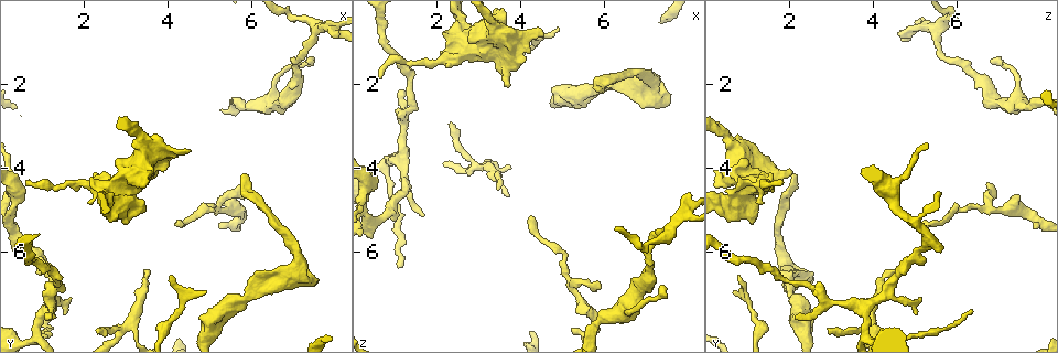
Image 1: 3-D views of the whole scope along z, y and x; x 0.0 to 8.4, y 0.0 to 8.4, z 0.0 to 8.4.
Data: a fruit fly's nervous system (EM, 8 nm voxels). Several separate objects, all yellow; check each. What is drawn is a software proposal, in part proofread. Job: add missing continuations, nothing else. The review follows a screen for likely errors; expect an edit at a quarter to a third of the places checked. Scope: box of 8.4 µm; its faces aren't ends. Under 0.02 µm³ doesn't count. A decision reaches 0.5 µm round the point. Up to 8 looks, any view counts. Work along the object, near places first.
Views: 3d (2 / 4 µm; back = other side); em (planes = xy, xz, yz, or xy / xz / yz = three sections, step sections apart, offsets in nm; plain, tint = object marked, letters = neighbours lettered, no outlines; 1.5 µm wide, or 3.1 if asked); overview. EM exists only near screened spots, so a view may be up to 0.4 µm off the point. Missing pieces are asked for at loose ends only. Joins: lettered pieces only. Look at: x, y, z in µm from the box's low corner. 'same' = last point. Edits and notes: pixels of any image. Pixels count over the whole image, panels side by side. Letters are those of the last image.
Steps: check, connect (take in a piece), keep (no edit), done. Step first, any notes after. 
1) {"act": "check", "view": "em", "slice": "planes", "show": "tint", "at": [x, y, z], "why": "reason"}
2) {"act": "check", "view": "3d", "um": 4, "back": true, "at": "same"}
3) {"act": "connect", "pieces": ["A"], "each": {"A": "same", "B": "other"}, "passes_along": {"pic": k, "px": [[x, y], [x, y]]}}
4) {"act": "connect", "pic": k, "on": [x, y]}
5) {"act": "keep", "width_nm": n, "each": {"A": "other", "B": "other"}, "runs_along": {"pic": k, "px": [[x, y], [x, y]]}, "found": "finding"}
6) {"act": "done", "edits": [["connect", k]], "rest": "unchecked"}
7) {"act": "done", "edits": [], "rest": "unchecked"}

{"act": "check", "view": "3d", "um": 2, "at": [5.95, 4.40, 6.90], "why": "thin end"}

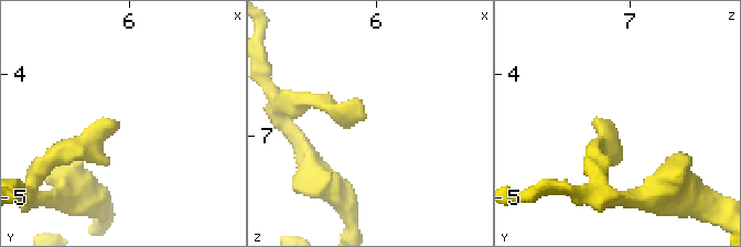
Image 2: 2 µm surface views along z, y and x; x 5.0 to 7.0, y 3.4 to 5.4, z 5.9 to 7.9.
{"act": "check", "view": "em", "slice": "planes", "show": "letters", "at": [5.86, 4.42, 6.88], "why": "shape alone is not enough"}

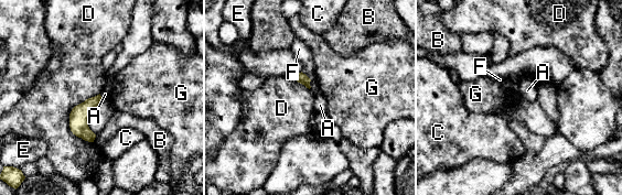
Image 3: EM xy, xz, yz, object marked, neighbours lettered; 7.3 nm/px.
{"act": "keep", "longest_contact_nm": ["D", 380], "each": {"A": "other", "B": "other", "C": "other", "D": "other", "E": "other", "F": "other", "G": "other"}, "border": {"pic": 3, "px": [[99, 94], [103, 99]]}, "found": "none of them fits"}

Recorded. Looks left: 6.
{"act": "check", "view": "em", "slice": "planes", "show": "letters", "at": [5.80, 4.15, 2.15], "why": "tapers out"}

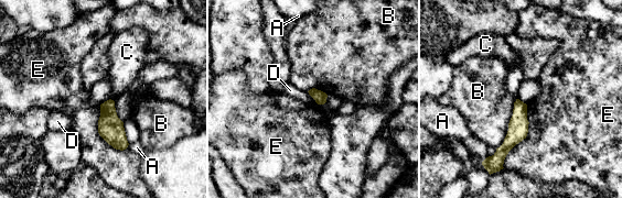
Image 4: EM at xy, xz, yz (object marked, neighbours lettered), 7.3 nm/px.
{"act": "keep", "each": {"A": "other", "B": "other", "C": "other", "D": "other", "E": "other"}, "found": "none of them fits"}

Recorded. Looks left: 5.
{"act": "check", "view": "3d", "um": 2, "at": [4.55, 3.60, 0.90], "why": "free end"}

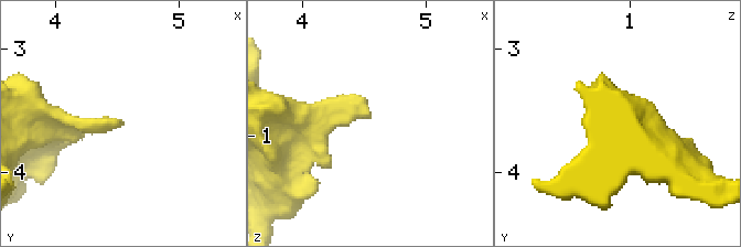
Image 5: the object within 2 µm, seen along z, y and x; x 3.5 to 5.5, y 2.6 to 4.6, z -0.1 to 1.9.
{"act": "check", "view": "em", "slice": "planes", "show": "tint", "at": [4.54, 3.58, 0.84]}

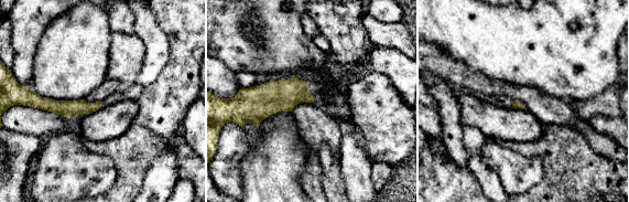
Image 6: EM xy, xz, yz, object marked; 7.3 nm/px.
{"act": "check", "view": "em", "slice": "planes", "show": "letters", "at": "same"}

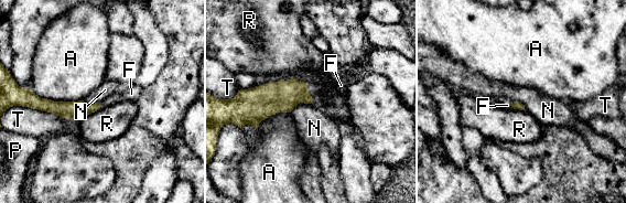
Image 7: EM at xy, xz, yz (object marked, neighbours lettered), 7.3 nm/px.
{"act": "connect", "pieces": ["F"], "each": {"A": "other", "F": "same", "N": "other", "P": "other", "R": "other", "T": "other"}, "found": "it goes on there"}

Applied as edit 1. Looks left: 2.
{"act": "done", "edits": [["connect", 7]], "rest": "unchecked"}

